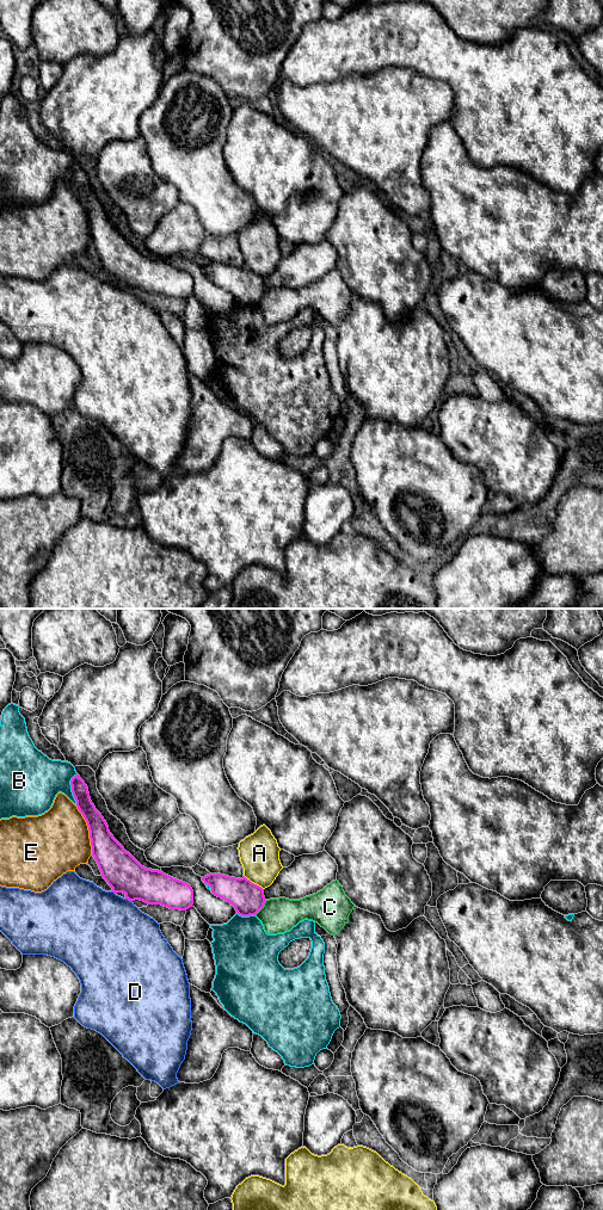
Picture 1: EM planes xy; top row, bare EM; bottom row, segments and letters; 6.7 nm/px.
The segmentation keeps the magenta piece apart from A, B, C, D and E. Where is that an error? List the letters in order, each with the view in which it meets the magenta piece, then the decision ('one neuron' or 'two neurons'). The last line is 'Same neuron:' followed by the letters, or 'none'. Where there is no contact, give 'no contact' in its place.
A: meets magenta in xy; two neurons
B: meets magenta in xy; two neurons
C: meets magenta in xy; two neurons
D: meets magenta in xy; two neurons
E: meets magenta in xy; two neurons
Same neuron: none

